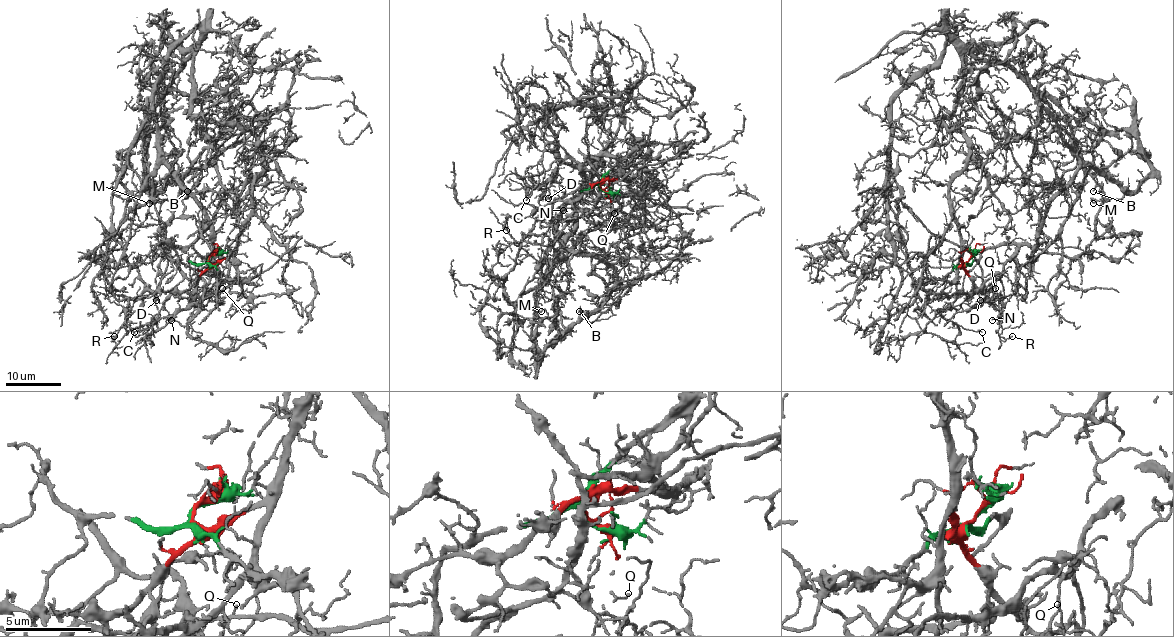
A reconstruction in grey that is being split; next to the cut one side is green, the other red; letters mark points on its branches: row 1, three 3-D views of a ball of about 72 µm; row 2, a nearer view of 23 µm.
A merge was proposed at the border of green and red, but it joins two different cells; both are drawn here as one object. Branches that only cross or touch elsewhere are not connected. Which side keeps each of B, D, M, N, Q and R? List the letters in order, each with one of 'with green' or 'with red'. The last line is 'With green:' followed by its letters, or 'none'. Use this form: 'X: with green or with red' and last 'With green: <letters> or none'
B: with green
D: with red
M: with green
N: with red
Q: with red
R: with red
With green: B, M

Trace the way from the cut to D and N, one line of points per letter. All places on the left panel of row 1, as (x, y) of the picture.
D: (208, 259), (209, 264), (205, 271), (187, 289), (159, 291), (154, 298), (156, 301)
N: (208, 259), (209, 267), (180, 295), (181, 298), (172, 295), (163, 303), (168, 319), (172, 320)

